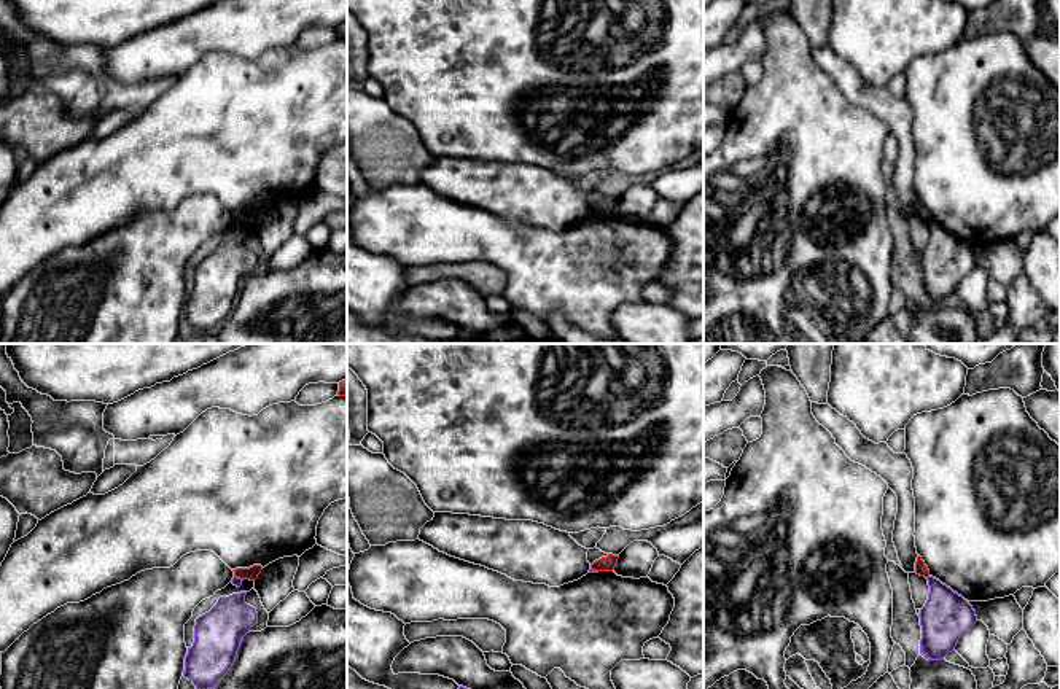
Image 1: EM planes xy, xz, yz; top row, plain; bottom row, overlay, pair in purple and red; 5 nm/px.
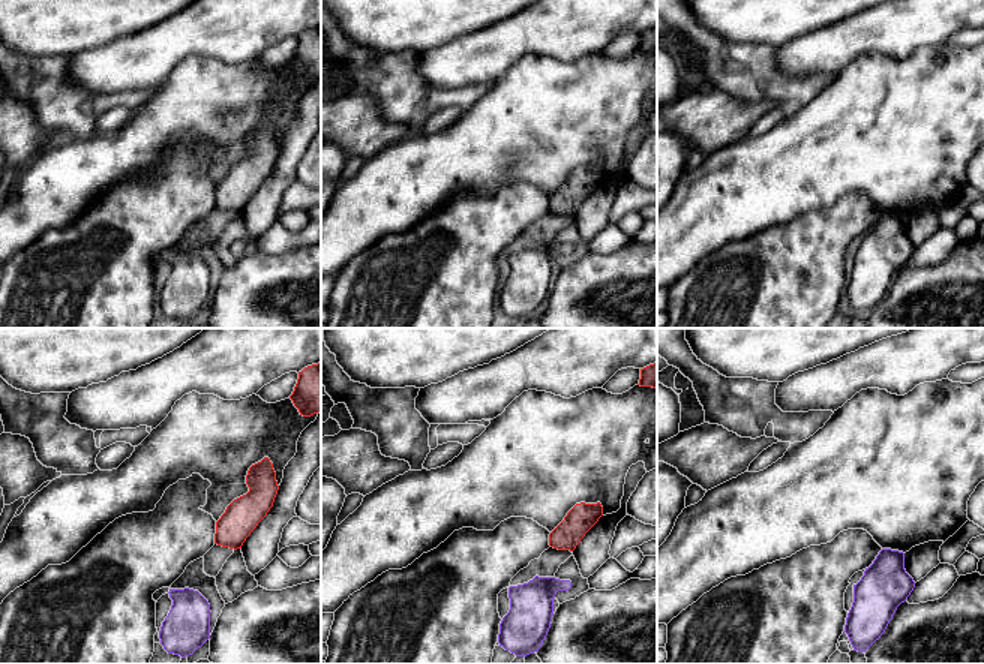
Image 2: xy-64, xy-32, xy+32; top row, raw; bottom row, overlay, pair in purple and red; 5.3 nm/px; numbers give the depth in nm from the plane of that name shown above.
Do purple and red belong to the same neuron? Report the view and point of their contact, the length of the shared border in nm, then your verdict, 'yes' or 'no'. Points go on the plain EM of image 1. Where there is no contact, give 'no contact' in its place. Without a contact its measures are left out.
meets purple in xy at (239, 221); contact 50 nm long; no

